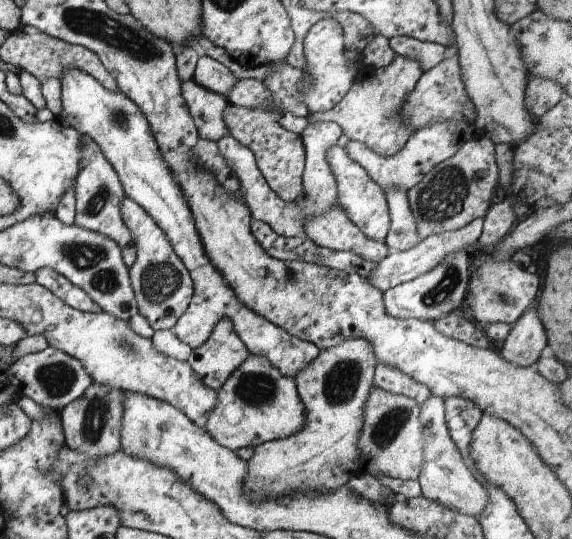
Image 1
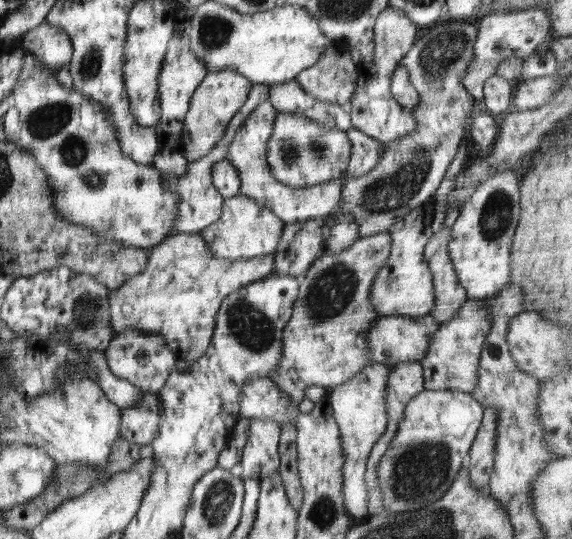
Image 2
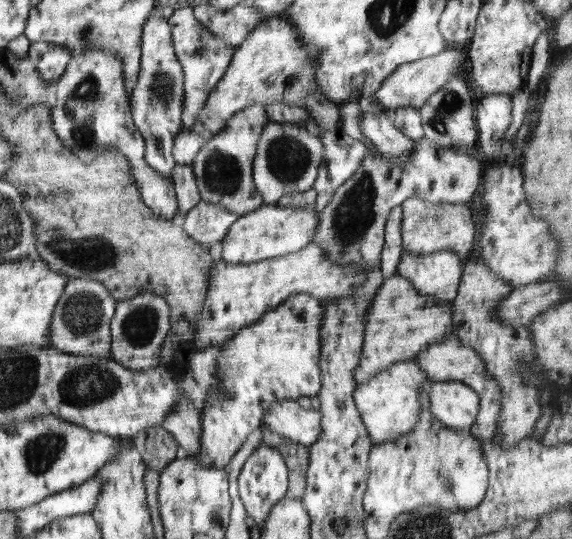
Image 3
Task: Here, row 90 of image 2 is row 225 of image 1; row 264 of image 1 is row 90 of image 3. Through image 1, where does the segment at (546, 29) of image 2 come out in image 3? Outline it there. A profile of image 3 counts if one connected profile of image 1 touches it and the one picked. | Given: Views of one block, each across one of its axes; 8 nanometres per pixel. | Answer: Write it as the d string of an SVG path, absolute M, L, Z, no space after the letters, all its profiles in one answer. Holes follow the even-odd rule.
M448 46L436 56L401 64L388 78L381 82L380 88L373 94L373 98L377 104L392 113L402 106L412 106L419 109L431 94L448 83L451 78L464 77L463 70L466 60L468 60L466 47Z

